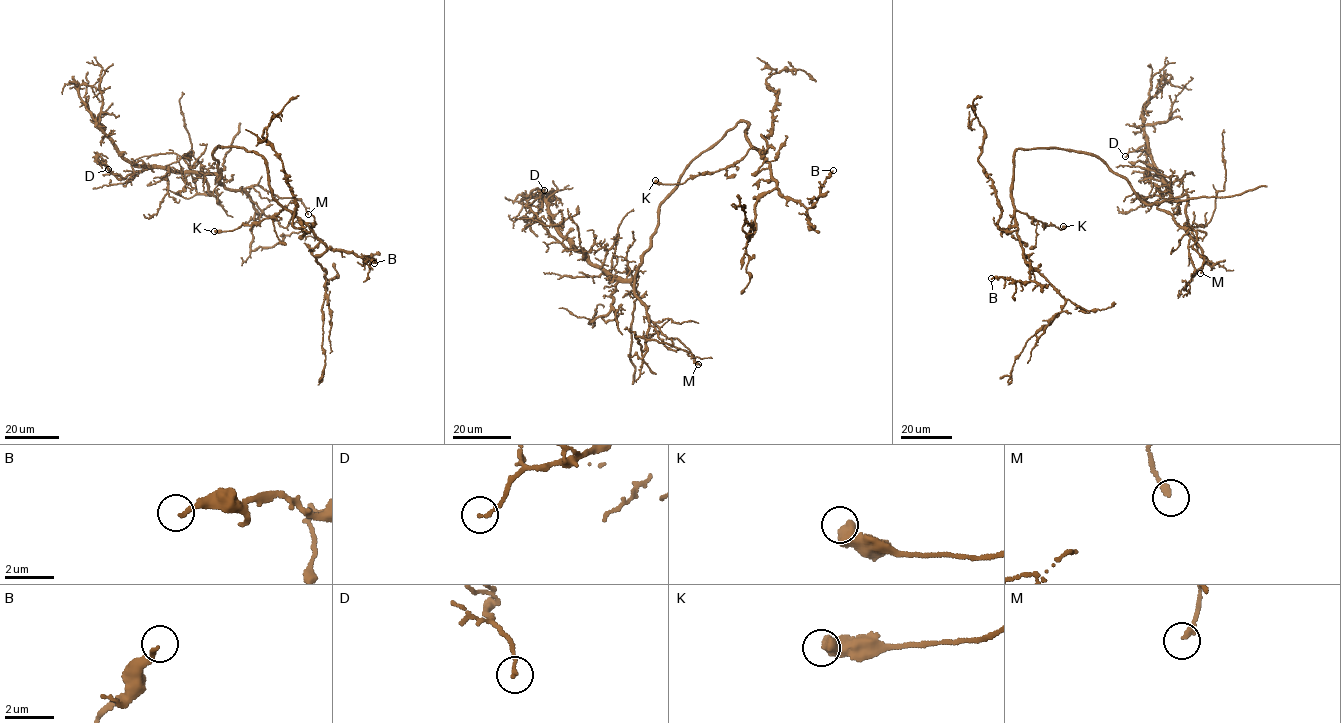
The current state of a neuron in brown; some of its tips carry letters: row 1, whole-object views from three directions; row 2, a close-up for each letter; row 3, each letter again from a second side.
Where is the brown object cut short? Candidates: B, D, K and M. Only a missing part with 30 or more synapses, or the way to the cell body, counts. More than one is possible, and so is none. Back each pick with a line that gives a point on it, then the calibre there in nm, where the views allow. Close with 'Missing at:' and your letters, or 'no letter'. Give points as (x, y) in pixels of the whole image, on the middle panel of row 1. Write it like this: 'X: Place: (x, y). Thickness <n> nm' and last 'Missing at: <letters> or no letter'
Missing at: no letter

